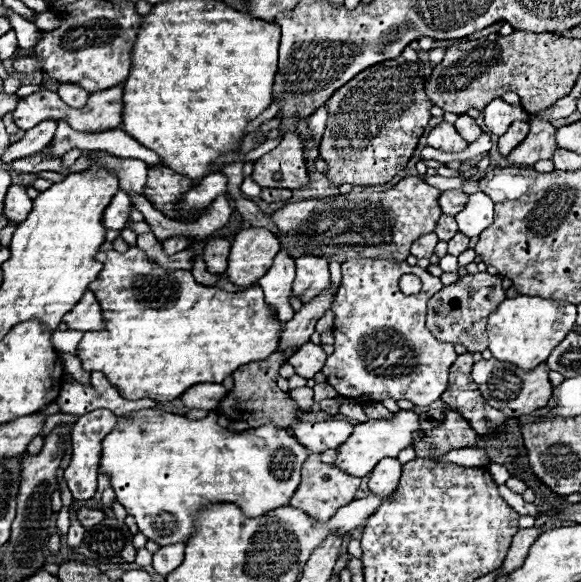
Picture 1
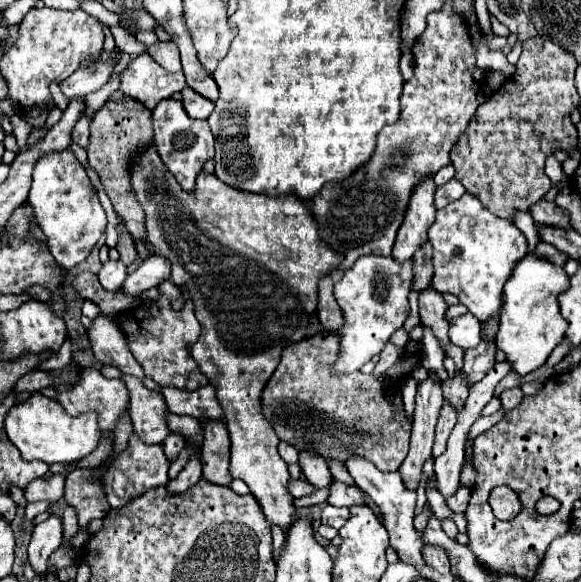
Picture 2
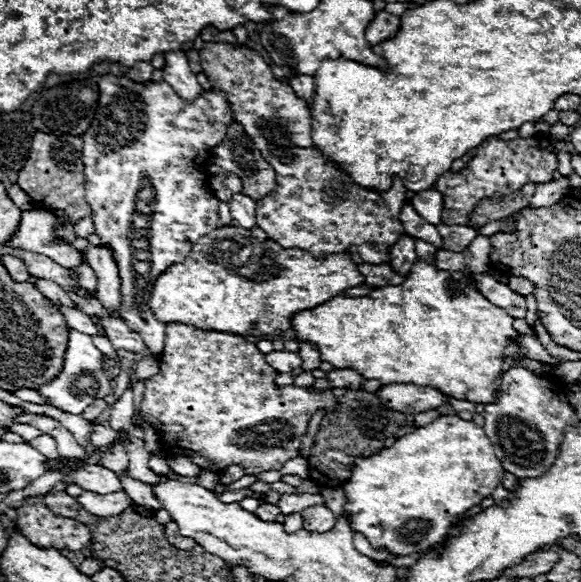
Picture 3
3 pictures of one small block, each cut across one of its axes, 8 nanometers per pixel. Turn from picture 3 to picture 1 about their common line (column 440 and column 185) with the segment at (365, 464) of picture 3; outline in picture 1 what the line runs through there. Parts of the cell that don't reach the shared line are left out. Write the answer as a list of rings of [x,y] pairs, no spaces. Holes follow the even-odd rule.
[[[144,408],[144,410],[138,410],[138,412],[130,412],[130,414],[124,414],[124,416],[118,416],[116,420],[116,426],[110,434],[106,434],[106,440],[102,440],[102,456],[100,456],[100,466],[98,466],[98,472],[100,474],[108,474],[110,476],[110,484],[118,496],[118,502],[126,508],[126,512],[130,516],[136,518],[136,524],[138,524],[138,530],[152,542],[158,542],[158,544],[174,544],[174,542],[186,542],[192,534],[192,520],[196,516],[196,512],[206,506],[208,502],[230,502],[230,504],[236,504],[244,510],[246,516],[254,518],[254,516],[262,516],[264,512],[268,510],[274,510],[278,506],[286,506],[290,502],[290,496],[294,496],[298,484],[300,484],[300,468],[302,468],[302,462],[308,458],[308,450],[298,444],[298,440],[284,428],[276,428],[274,424],[268,424],[268,426],[260,426],[260,428],[250,428],[250,430],[244,430],[244,432],[234,432],[234,430],[224,430],[222,426],[218,426],[216,422],[216,414],[210,414],[202,420],[190,420],[186,416],[178,416],[178,414],[170,414],[170,412],[162,412],[162,410],[152,410],[152,408]]]

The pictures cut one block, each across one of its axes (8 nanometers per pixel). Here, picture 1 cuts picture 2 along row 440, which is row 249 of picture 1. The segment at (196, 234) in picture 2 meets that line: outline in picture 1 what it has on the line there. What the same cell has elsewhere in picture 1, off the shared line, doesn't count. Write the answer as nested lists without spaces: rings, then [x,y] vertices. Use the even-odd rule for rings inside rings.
[[[266,228],[240,230],[232,242],[228,258],[228,276],[236,286],[250,286],[264,276],[276,252],[280,250],[278,238]]]

